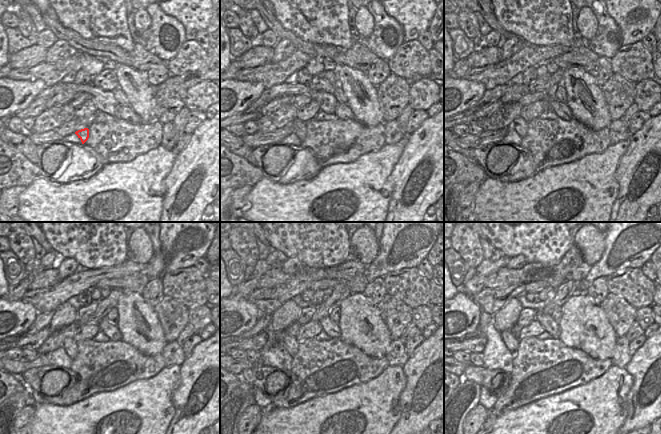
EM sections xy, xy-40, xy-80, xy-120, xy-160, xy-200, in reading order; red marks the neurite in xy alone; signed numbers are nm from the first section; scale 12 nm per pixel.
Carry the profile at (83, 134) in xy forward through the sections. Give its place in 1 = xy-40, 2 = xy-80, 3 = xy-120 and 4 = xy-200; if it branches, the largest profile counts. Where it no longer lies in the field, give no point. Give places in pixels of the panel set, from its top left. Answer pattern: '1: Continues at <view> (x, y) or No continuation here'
1: Continues at xy-40 (299, 129)
2: Continues at xy-80 (520, 125)
3: Continues at xy-120 (70, 346)
4: Continues at xy-200 (510, 340).

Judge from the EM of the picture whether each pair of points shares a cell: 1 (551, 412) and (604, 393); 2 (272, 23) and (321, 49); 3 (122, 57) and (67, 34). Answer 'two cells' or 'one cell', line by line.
1: one cell
2: one cell
3: one cell

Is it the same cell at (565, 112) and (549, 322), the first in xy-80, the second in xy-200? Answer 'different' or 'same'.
same

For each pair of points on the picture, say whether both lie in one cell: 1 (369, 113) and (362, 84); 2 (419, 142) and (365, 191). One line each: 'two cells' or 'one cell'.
1: one cell
2: two cells

